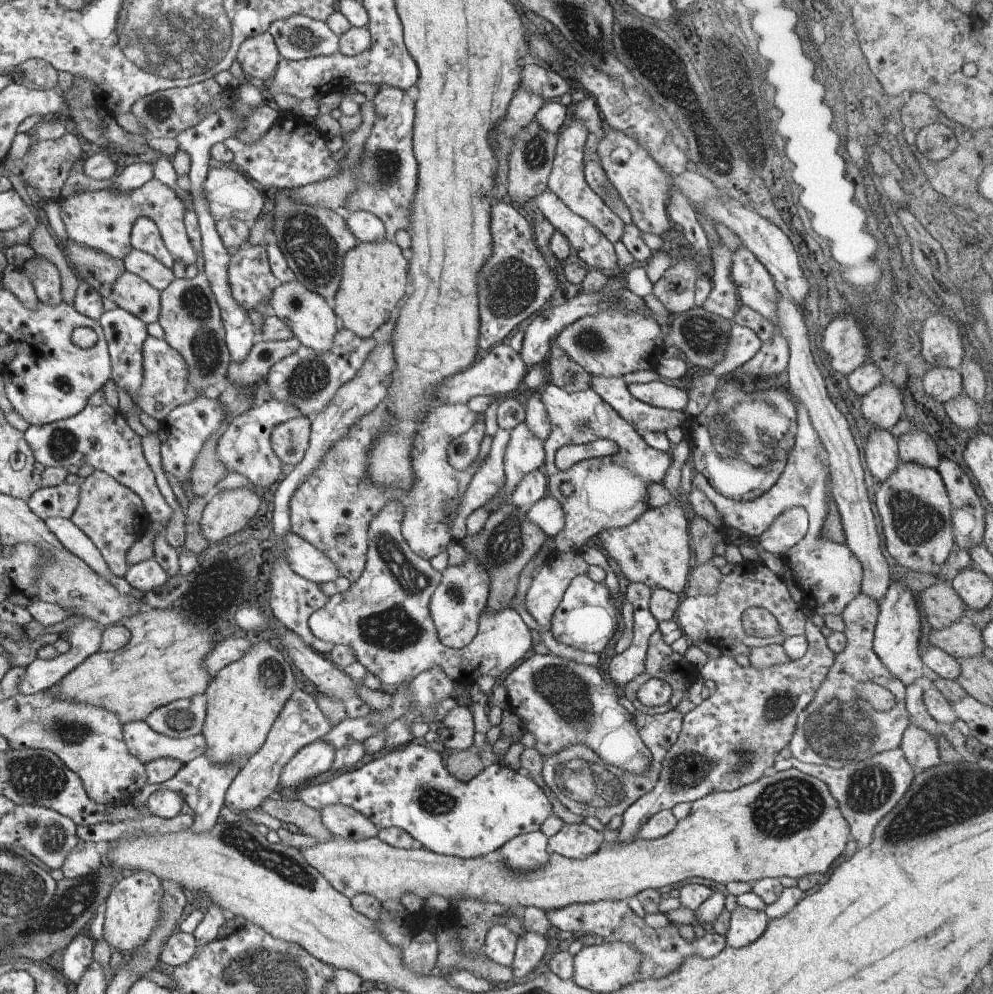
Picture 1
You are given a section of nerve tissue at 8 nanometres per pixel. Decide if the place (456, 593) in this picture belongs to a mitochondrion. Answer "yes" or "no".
yes

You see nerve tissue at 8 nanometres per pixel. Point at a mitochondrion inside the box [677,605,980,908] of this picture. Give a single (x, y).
(837, 728)

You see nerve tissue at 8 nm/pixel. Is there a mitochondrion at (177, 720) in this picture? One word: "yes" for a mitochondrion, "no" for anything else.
yes

